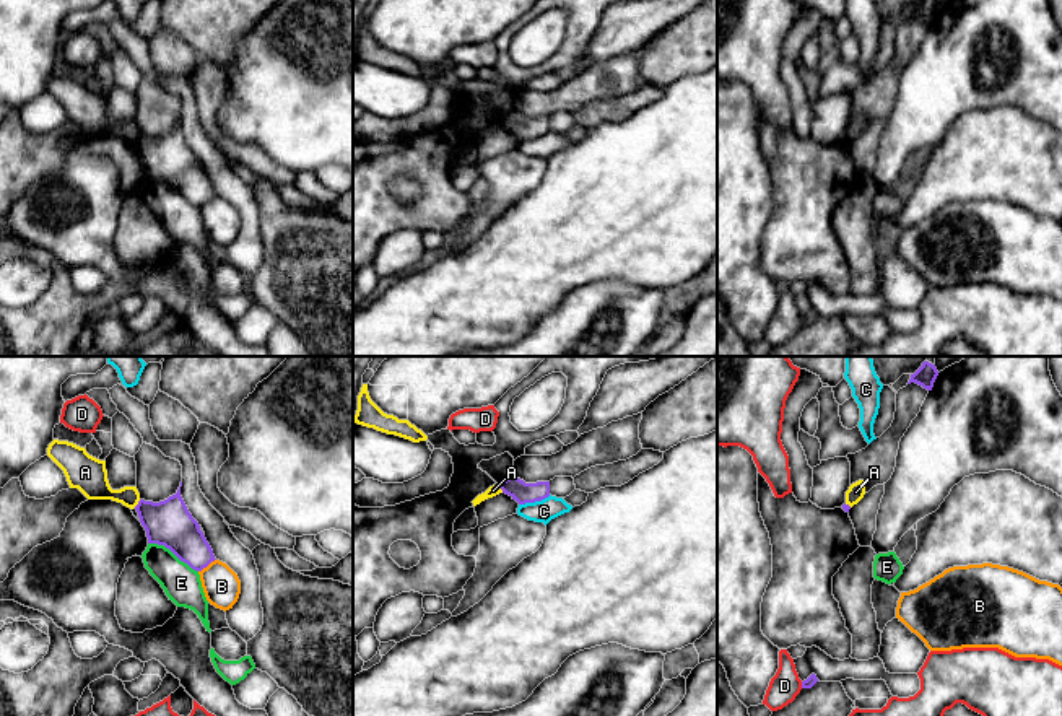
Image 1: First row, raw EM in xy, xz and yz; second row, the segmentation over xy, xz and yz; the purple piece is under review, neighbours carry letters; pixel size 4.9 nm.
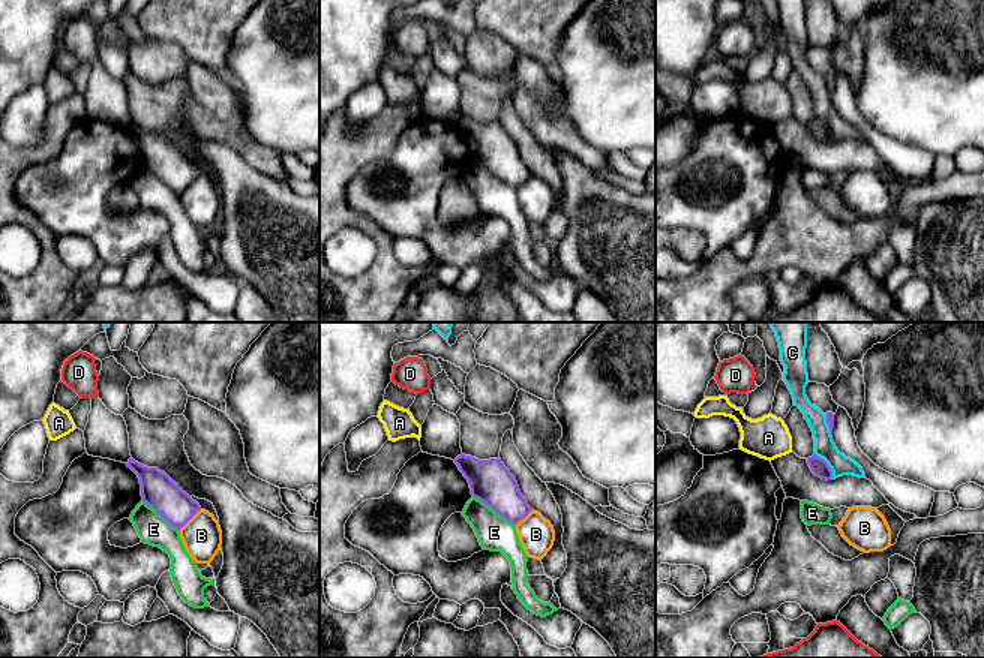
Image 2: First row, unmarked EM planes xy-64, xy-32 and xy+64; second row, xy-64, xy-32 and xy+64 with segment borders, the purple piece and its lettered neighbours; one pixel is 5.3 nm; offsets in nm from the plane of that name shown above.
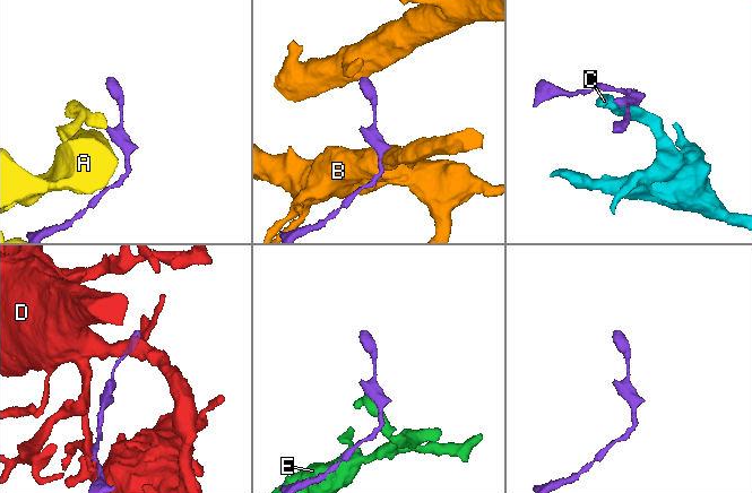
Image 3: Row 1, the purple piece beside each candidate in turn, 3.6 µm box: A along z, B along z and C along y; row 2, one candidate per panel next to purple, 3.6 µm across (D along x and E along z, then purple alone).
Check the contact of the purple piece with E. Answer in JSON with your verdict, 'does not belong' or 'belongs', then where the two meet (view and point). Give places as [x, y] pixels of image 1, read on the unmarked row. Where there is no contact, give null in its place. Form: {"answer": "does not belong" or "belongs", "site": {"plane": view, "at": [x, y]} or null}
{"answer": "does not belong", "site": {"plane": "xy", "at": [173, 187]}}

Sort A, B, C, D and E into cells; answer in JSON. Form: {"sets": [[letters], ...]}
{"sets": [["A"], ["B"], ["C"], ["D"], ["E"]]}

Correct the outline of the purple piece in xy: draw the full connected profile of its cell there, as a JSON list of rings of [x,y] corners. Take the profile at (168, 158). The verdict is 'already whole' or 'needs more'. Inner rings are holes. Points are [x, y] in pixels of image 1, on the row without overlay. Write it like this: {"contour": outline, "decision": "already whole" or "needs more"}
{"contour": [[[181,122],[176,130],[159,138],[140,135],[135,145],[146,166],[148,179],[164,181],[195,207],[216,195],[181,132]]], "decision": "already whole"}

